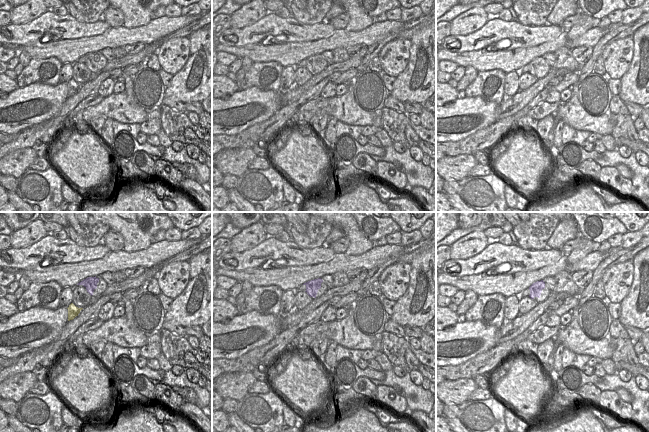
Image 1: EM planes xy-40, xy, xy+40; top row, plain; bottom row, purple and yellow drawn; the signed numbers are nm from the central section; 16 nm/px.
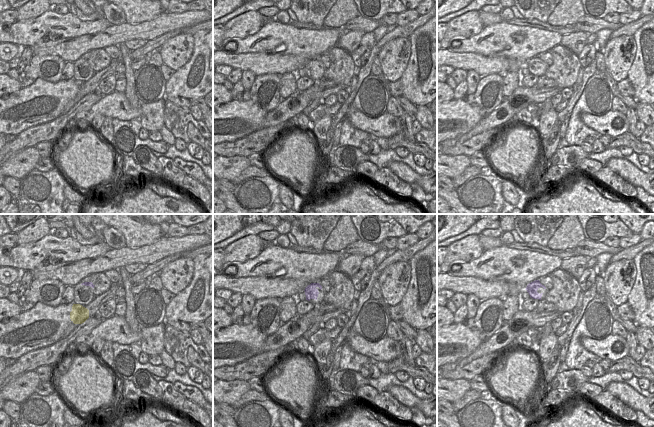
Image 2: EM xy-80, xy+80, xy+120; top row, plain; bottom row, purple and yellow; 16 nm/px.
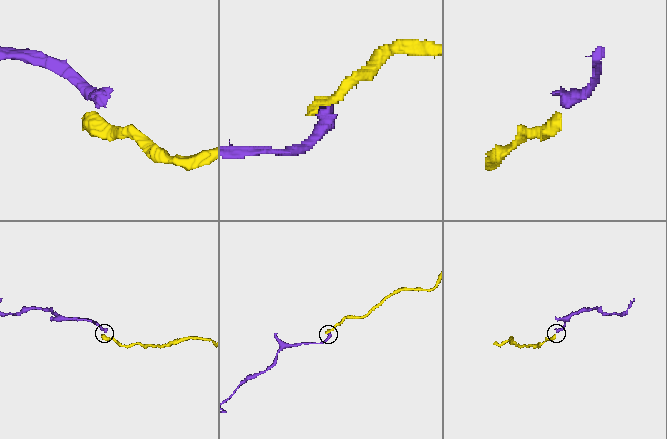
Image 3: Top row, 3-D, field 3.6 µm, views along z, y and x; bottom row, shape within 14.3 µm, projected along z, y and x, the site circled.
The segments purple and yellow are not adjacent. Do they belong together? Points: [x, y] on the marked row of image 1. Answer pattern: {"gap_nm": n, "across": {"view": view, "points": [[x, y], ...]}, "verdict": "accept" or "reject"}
{"gap_nm": 260, "across": {"view": "xy-40", "points": [[91, 295], [82, 308]]}, "verdict": "accept"}

